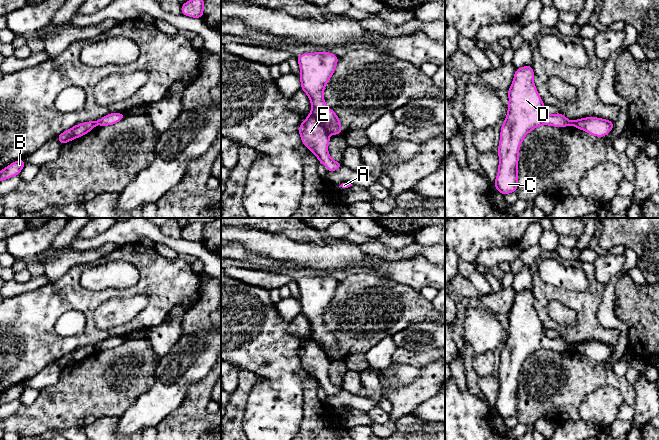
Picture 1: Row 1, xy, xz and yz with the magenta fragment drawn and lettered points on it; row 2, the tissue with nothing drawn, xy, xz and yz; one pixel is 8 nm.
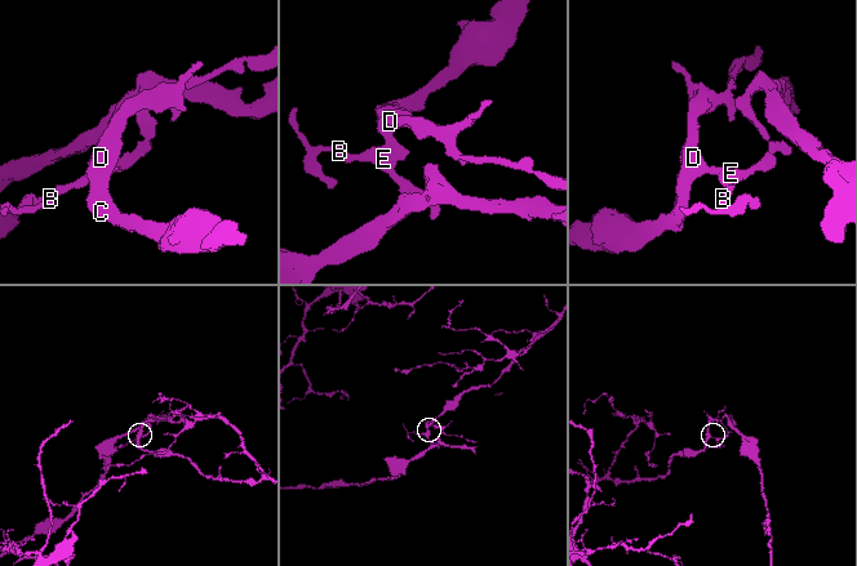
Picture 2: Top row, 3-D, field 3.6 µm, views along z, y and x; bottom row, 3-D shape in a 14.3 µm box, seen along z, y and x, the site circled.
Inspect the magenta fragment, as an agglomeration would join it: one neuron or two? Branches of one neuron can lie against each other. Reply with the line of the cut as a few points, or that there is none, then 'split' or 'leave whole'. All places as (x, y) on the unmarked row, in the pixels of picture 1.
cut xz (310, 337), (327, 354); split

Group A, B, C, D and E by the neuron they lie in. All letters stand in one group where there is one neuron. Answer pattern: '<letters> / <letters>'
A B E / C D

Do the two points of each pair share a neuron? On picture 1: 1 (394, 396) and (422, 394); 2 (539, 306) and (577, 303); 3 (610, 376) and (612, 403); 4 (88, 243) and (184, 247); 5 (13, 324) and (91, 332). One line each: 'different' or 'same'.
1: same
2: same
3: different
4: same
5: same

